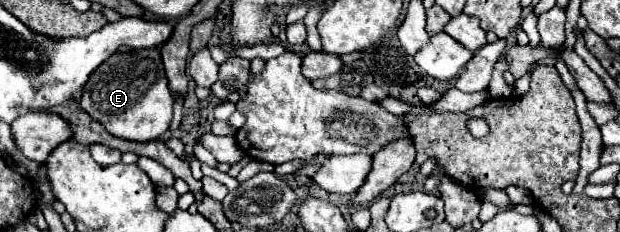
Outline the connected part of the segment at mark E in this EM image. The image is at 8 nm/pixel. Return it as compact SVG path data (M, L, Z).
M144 48L132 52L116 52L90 76L86 92L82 94L80 108L86 110L96 122L100 122L112 136L150 142L158 140L170 130L172 122L172 92L164 74L158 48Z

